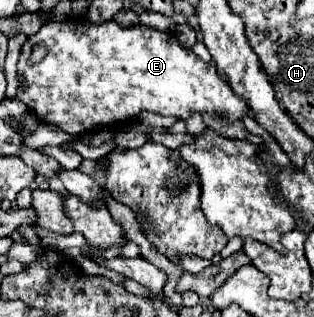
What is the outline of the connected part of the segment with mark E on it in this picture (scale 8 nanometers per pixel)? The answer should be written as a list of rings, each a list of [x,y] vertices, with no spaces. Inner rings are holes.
[[[68,16],[64,22],[48,20],[36,34],[28,36],[22,46],[18,76],[22,78],[18,86],[16,98],[22,100],[32,114],[36,114],[42,122],[52,124],[68,134],[82,134],[92,130],[94,126],[118,124],[122,120],[136,118],[142,110],[156,112],[162,116],[186,118],[190,112],[210,112],[222,116],[226,122],[234,122],[248,114],[248,106],[242,98],[238,98],[228,82],[218,76],[216,64],[202,62],[194,52],[182,48],[172,32],[160,32],[148,26],[132,26],[124,28],[118,22],[90,24],[86,18]],[[34,44],[46,44],[48,54],[40,64],[30,64],[30,52]]]

